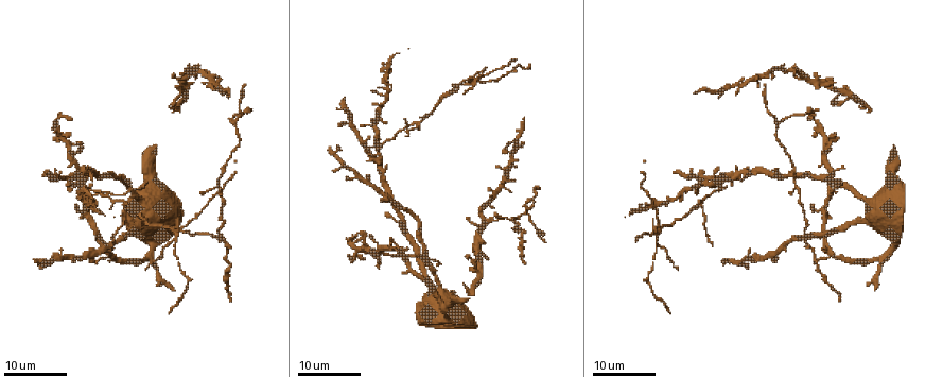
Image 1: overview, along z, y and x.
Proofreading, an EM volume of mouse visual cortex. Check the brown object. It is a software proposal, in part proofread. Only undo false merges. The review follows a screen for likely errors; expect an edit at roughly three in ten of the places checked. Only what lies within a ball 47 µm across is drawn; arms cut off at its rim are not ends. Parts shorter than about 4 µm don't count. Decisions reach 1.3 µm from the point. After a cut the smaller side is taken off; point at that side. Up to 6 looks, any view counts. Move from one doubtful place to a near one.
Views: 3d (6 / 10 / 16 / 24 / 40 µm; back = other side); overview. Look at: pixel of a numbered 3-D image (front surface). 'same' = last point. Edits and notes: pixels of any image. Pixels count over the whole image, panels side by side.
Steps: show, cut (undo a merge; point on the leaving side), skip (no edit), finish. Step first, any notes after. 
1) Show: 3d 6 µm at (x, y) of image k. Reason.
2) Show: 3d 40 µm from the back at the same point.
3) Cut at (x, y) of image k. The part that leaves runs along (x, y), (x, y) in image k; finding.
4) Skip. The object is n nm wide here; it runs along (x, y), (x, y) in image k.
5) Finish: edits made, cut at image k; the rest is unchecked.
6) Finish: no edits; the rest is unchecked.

Show: 3d 24 µm at (234, 123) of image 1. Three-way junction.

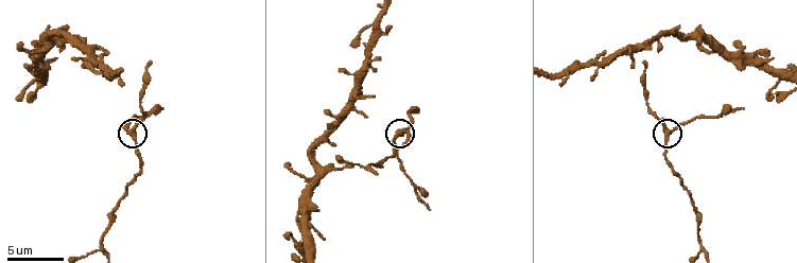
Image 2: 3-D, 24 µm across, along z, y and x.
Show: 3d 10 µm at (131, 134) of image 2.

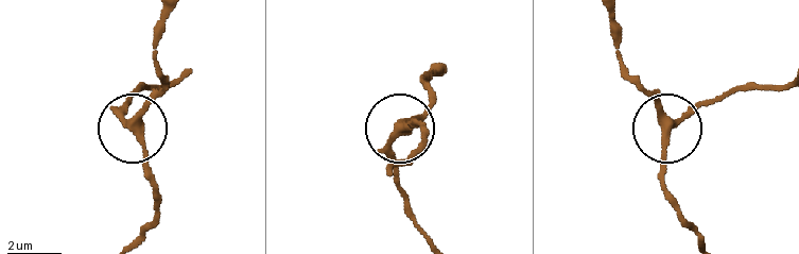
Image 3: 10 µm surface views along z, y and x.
Skip. The side arm is 7 µm long; it runs along (702, 241), (663, 180), (661, 112), (631, 80) in image 3; one neuron here.

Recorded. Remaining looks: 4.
Show: 3d 6 µm at (116, 210) of image 2.

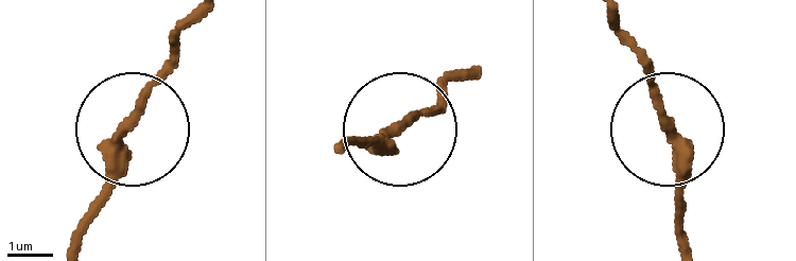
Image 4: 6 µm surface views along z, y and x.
Show: 3d 6 µm from the back at (397, 127) of image 4.

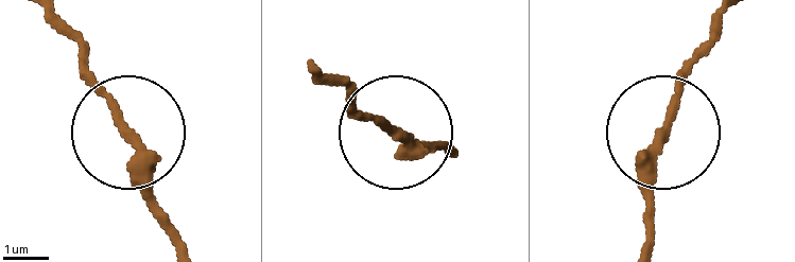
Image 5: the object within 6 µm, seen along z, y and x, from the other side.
Skip. It runs along (175, 241), (144, 150), (53, 16) in image 5; all the same neuron.

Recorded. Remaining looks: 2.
Show: 3d 16 µm at (176, 230) of image 1. Thin arm on a thick one.

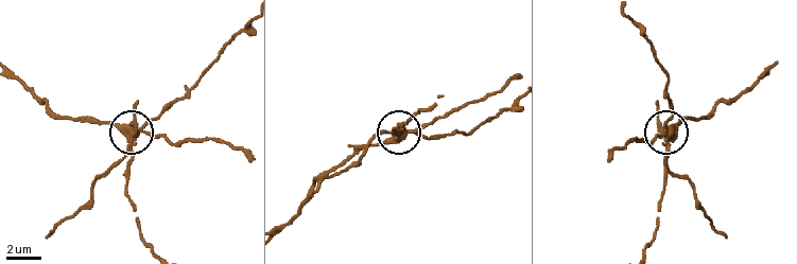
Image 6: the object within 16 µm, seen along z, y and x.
Show: 3d 6 µm at (403, 134) of image 6.

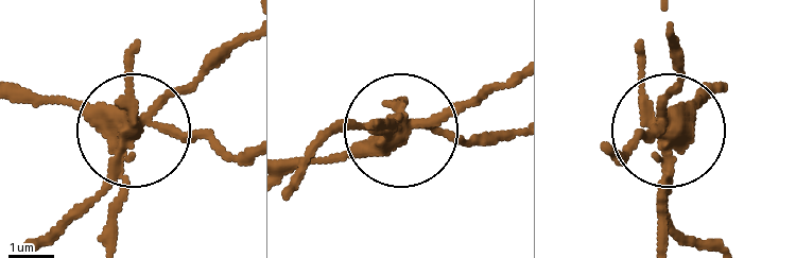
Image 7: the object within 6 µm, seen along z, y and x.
Cut at (177, 90) of image 7. 5 arms meet here; a second neuron is stuck on.

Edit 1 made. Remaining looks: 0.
Finish: edits made, cut at image 7; the rest is unchecked.

